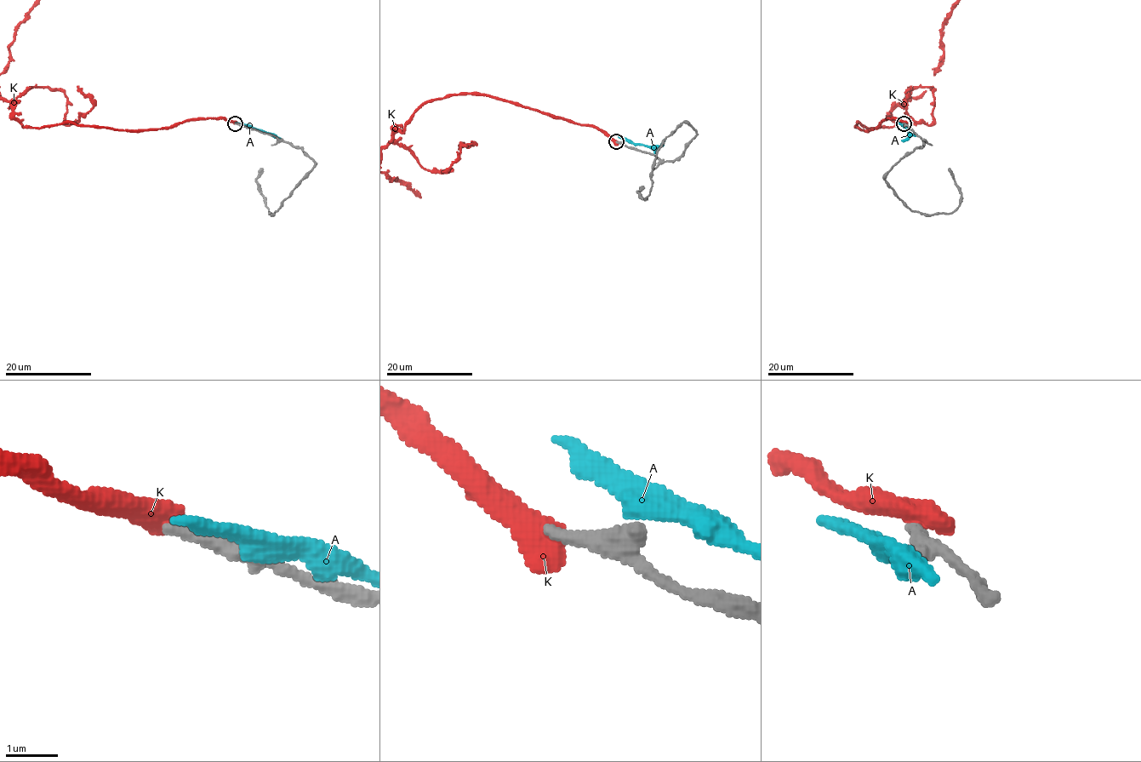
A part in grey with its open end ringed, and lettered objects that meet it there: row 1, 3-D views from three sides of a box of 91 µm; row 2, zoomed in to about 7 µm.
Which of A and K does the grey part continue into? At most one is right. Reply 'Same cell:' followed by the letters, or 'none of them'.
Same cell: none of them

